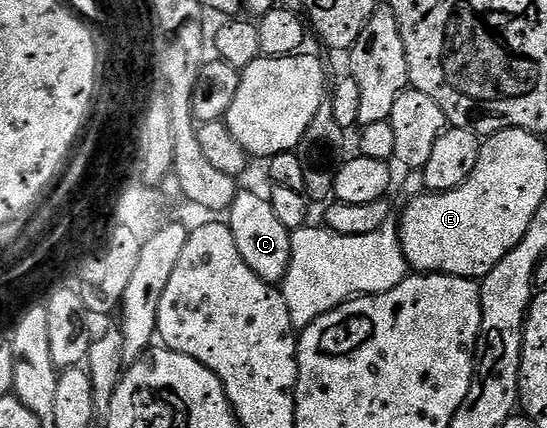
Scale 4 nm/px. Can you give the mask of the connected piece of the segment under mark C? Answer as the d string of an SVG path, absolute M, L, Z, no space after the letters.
M246 189L239 190L233 205L228 212L228 226L232 237L236 241L236 249L240 249L240 257L260 277L271 285L281 284L282 279L288 273L290 264L290 236L291 231L284 229L284 225L276 218L270 201Z

